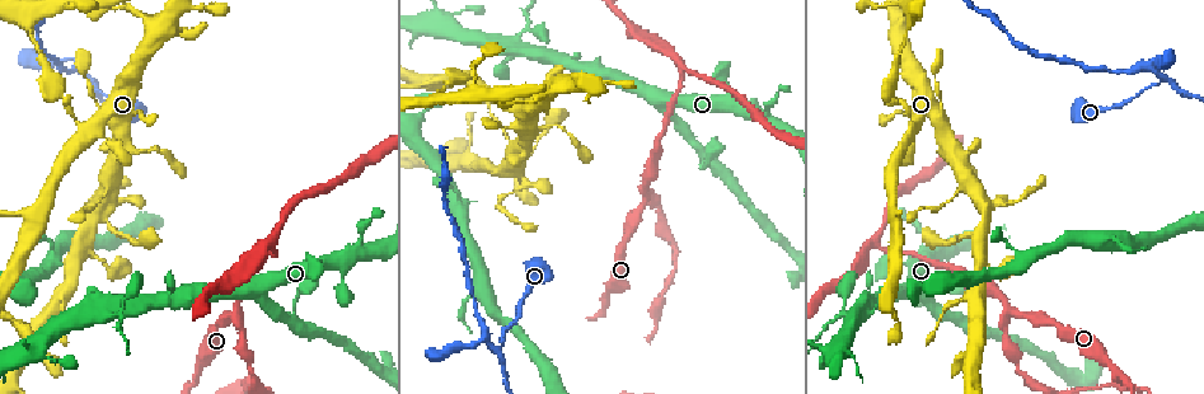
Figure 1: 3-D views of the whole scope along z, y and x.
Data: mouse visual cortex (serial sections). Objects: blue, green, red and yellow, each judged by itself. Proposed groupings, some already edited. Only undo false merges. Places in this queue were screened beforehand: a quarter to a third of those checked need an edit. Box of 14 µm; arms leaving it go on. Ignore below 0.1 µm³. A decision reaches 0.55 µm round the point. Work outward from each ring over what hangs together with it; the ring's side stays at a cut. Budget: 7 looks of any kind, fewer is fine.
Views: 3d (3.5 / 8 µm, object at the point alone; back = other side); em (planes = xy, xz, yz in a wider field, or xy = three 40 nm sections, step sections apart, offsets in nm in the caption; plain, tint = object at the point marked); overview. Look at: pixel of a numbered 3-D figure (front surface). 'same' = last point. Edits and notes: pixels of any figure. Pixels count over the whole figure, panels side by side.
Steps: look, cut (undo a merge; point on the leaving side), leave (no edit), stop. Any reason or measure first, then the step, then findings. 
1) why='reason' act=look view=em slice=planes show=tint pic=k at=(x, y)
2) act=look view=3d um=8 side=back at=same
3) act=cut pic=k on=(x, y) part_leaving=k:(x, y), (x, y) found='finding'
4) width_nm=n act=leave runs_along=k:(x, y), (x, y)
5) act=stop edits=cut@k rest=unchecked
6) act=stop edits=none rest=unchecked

why='a narrow waist' act=look view=3d um=8 pic=1 at=(729, 83)

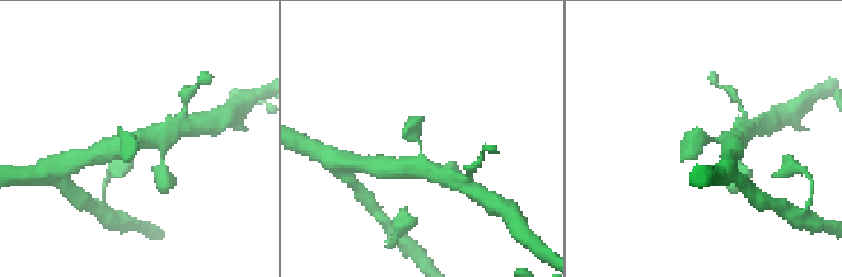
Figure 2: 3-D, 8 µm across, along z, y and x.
act=look view=em slice=xy step=2 show=tint pic=2 at=(421, 146)

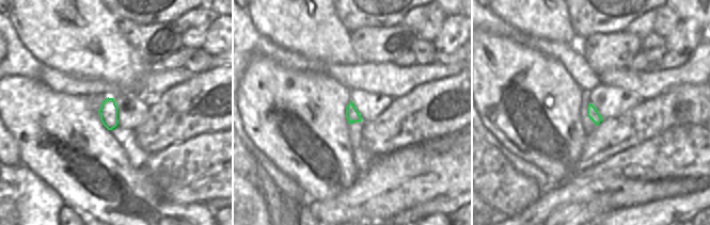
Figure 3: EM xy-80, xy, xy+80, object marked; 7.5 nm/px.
act=leave runs_along=2:(733, 146), (701, 141), (683, 160) found='all the same cell'

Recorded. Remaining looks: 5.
act=look view=3d um=3.5 pic=1 at=(1009, 308)

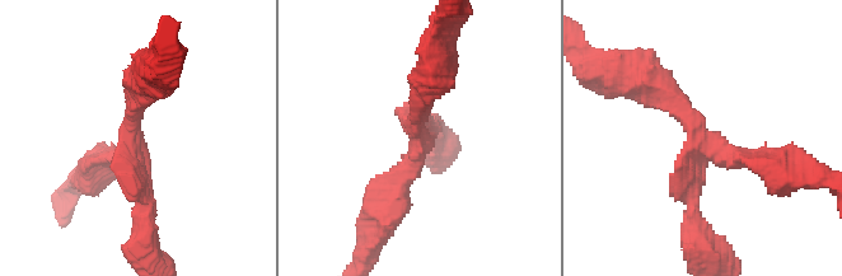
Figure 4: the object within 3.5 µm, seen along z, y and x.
act=leave runs_along=4:(776, 160), (707, 149), (649, 83) found='continuous, no second cell'

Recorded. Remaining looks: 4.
why='calibre changes' act=look view=3d um=8 pic=1 at=(527, 185)

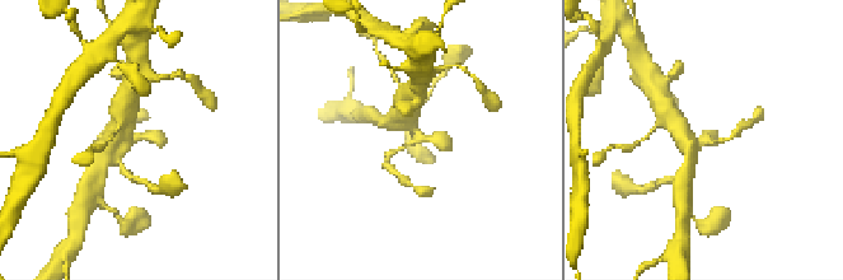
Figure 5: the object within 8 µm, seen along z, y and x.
why='need the tissue' act=look view=em slice=xy step=3 show=tint pic=5 at=(702, 143)

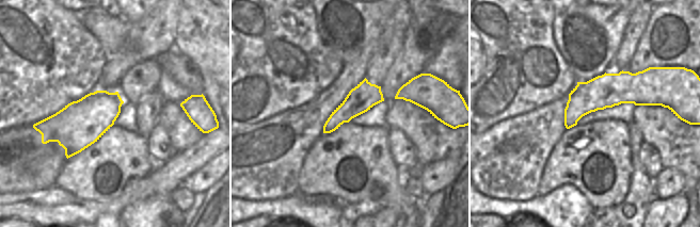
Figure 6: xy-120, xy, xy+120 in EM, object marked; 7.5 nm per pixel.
act=leave runs_along=6:(657, 101), (595, 94), (567, 123) found='one cell here'

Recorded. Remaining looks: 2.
act=stop edits=none rest=unchecked

